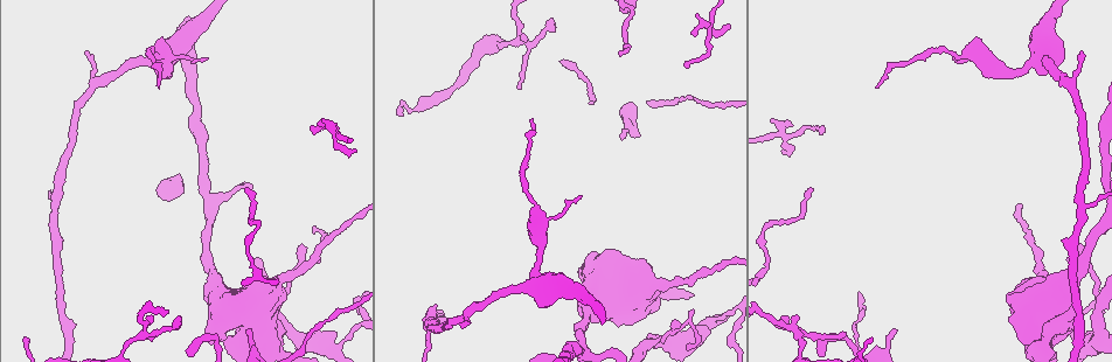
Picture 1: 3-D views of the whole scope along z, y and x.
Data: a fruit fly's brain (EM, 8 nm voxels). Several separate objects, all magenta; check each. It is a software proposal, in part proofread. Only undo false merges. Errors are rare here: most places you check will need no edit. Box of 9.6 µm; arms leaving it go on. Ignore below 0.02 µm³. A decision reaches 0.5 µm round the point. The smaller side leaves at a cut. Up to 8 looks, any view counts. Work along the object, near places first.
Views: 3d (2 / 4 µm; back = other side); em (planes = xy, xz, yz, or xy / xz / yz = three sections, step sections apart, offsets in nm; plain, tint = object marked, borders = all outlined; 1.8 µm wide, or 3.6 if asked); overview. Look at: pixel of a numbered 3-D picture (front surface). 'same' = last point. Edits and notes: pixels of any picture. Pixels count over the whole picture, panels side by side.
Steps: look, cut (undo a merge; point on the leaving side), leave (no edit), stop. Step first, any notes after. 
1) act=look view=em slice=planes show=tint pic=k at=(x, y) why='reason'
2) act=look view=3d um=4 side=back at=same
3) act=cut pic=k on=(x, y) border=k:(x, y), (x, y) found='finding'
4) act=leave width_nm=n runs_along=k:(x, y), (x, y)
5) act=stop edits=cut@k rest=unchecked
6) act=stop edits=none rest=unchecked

act=look view=3d um=2 pic=1 at=(783, 131) why='a fork'

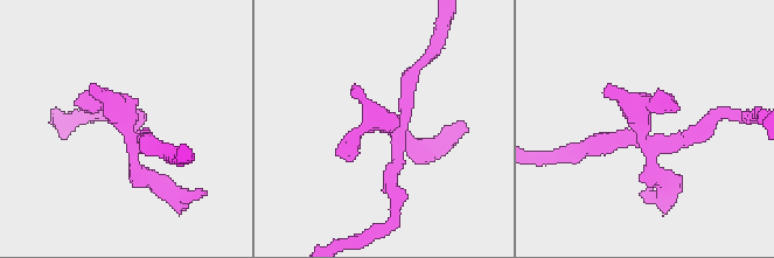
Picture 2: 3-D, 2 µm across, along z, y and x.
act=look view=em slice=planes show=tint pic=2 at=(643, 130) why='need the tissue'

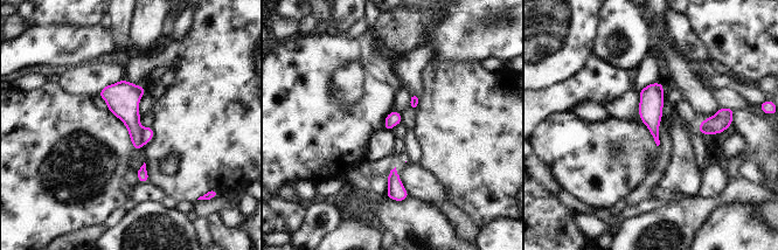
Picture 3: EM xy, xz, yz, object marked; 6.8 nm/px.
act=cut pic=3 on=(124, 104) border=3:(143, 127), (140, 131), (141, 143) found='a second cell is stuck on'

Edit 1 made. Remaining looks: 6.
act=look view=overview

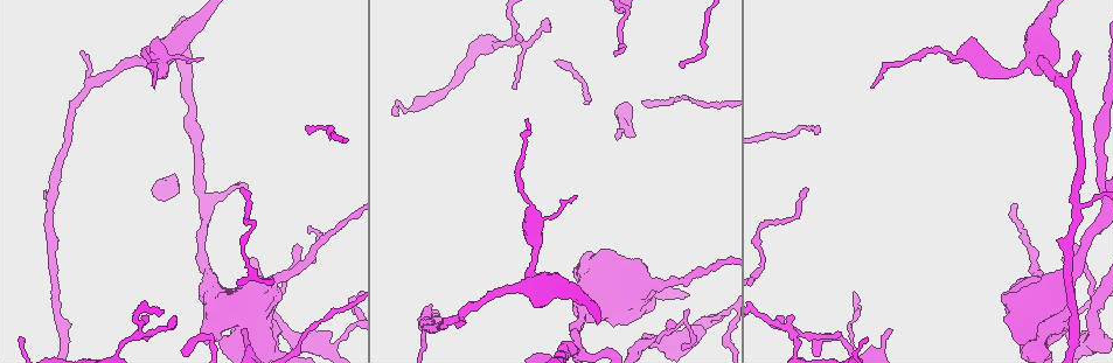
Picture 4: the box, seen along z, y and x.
act=look view=3d um=4 side=back pic=4 at=(624, 297) why='sudden change in width'

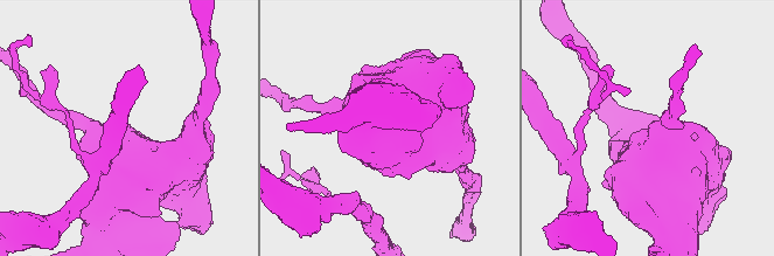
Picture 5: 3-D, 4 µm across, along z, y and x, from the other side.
act=look view=em slice=planes show=tint pic=5 at=(130, 128)

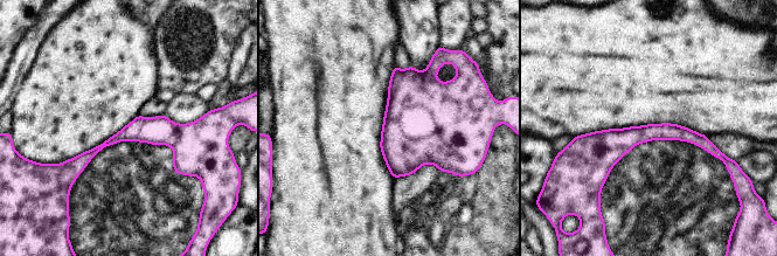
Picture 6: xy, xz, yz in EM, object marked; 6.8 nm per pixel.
act=leave width_nm=150 found='one cell here'

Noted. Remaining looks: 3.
act=look view=em slice=planes show=tint pic=4 at=(708, 322) why='thick turns thin'

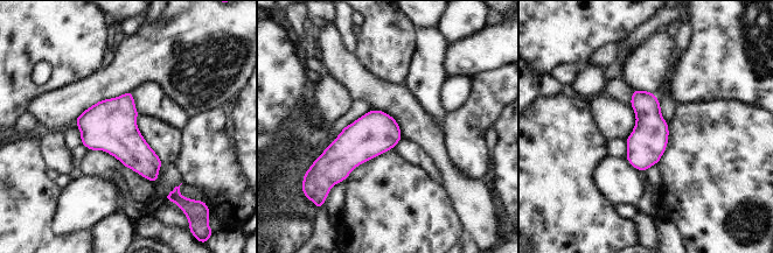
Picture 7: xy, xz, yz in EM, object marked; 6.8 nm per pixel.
act=leave found='all the same cell'

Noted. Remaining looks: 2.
act=look view=em slice=planes show=plain pic=4 at=(137, 331) why='branch point'

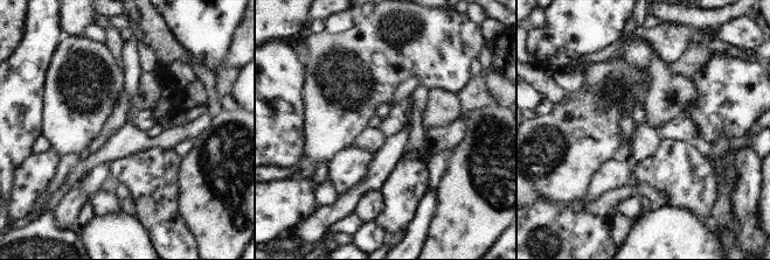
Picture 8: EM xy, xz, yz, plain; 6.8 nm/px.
act=look view=em slice=planes show=borders at=same why='see the neighbours'

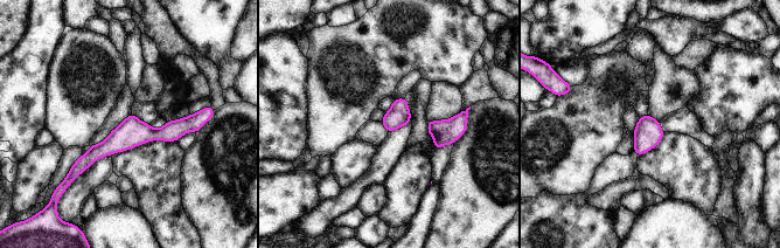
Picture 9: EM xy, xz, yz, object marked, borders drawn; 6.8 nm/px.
act=leave width_nm=160 runs_along=9:(197, 117), (75, 169) found='continuous, no second cell'

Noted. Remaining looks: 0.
act=stop edits=cut@3 rest=unchecked

